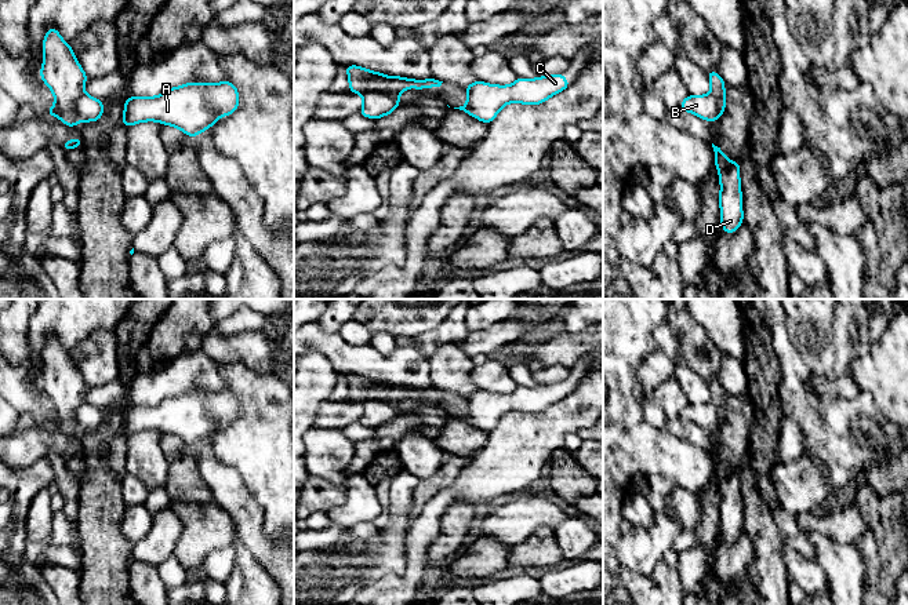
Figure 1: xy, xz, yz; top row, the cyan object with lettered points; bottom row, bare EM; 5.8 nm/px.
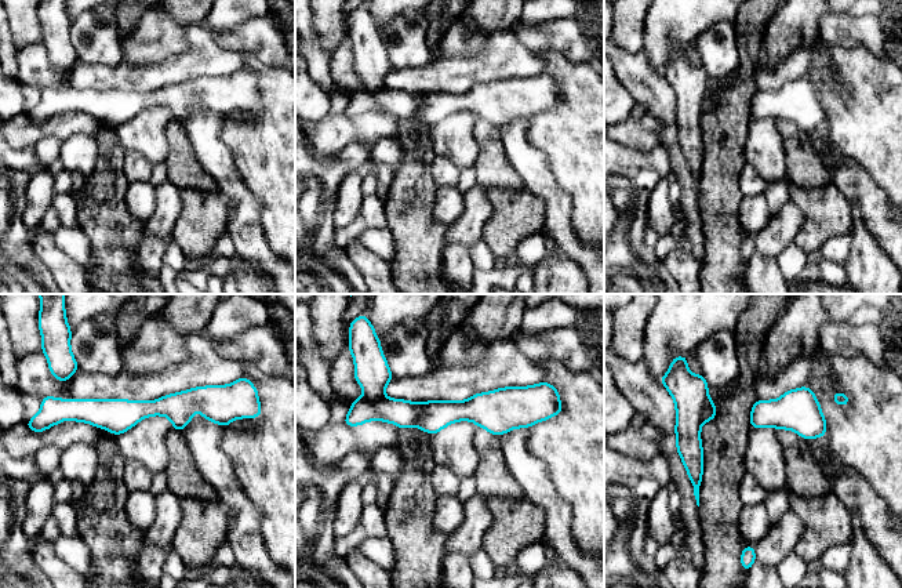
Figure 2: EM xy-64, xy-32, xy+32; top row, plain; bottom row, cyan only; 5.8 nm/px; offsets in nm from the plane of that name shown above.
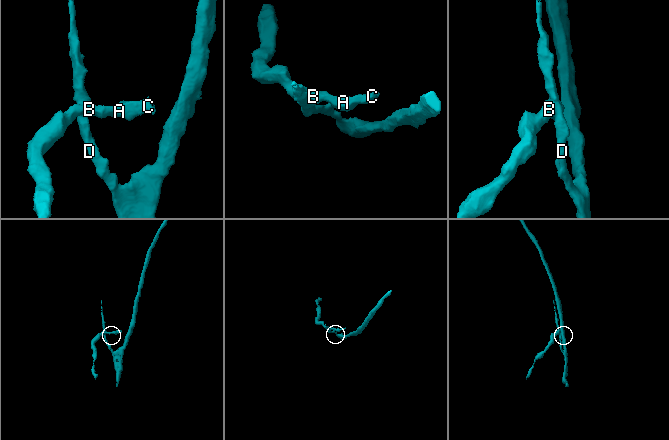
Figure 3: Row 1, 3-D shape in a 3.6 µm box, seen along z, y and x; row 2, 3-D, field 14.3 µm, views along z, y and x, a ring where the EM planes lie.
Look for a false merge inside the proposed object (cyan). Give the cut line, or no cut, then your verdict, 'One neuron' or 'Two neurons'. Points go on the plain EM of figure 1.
Split along xz (362, 403), (370, 398), (382, 400), (399, 412). Two neurons

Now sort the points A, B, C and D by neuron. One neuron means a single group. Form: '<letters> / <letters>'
A B C / D

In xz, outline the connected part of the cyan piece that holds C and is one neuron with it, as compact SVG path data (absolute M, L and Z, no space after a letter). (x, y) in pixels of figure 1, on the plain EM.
M563 382L548 386L540 384L533 389L517 386L511 394L495 394L477 389L464 396L468 402L468 411L454 418L464 419L488 433L505 413L511 411L540 413L566 398L571 391L564 387Z

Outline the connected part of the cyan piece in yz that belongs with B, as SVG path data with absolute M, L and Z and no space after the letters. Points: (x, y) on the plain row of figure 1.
M711 402L697 405L687 404L680 413L679 422L682 420L690 420L697 426L712 431L718 426L716 408Z

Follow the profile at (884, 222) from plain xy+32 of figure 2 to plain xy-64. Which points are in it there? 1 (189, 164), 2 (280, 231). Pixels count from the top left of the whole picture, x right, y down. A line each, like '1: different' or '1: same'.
1: different
2: different

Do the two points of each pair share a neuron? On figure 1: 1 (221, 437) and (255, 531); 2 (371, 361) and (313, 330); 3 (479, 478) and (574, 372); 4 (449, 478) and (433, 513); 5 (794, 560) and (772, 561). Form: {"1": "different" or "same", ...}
{"1": "different", "2": "same", "3": "different", "4": "different", "5": "different"}

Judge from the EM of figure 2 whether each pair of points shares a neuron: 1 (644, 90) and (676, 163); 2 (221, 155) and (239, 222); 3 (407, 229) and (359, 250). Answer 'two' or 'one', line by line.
1: one
2: one
3: two

